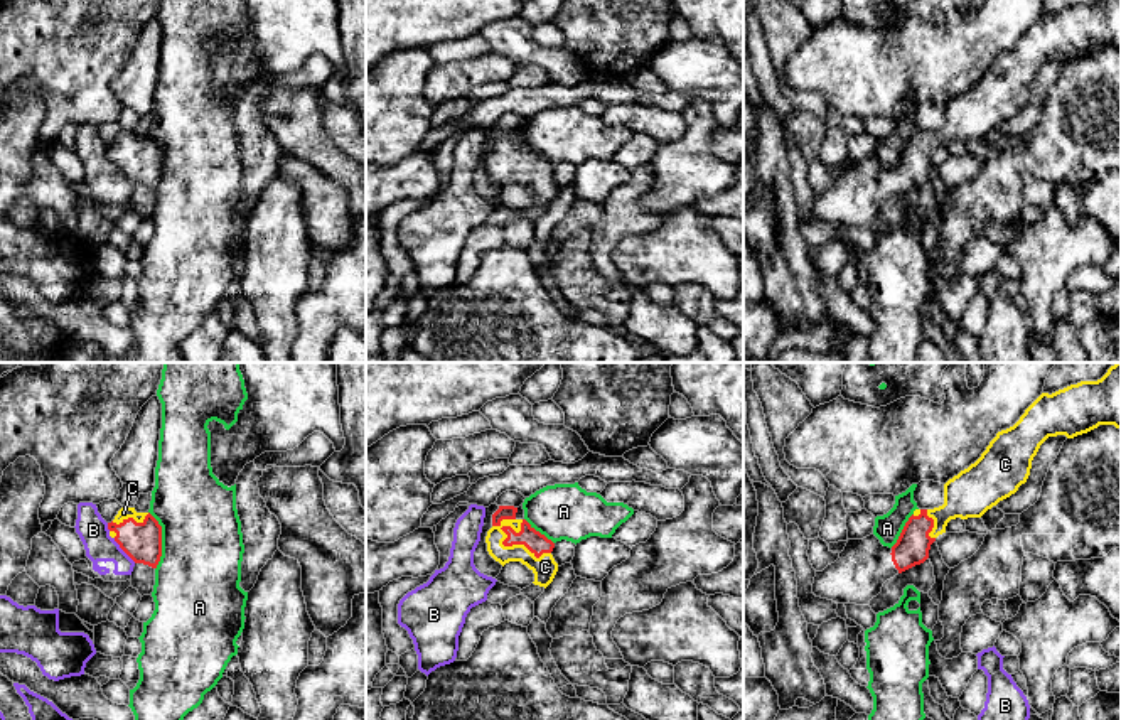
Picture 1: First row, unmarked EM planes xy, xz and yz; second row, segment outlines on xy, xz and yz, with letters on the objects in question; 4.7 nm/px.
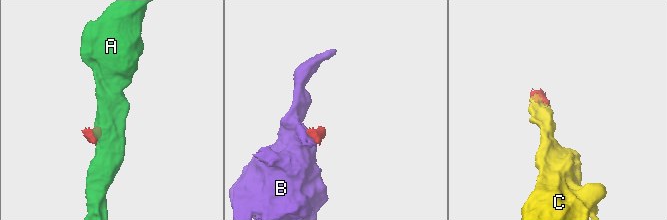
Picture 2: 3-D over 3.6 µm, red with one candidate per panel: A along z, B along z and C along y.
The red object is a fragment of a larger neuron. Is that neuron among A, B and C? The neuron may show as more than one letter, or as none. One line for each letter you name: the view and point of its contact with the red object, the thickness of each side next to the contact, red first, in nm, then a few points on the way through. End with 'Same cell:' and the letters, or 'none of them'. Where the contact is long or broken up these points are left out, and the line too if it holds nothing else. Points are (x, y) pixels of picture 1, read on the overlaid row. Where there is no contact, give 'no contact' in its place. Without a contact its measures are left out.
C: xz (516, 543) | 100/120 nm | across xz (535, 542), (516, 543), (545, 567)
Same cell: C

